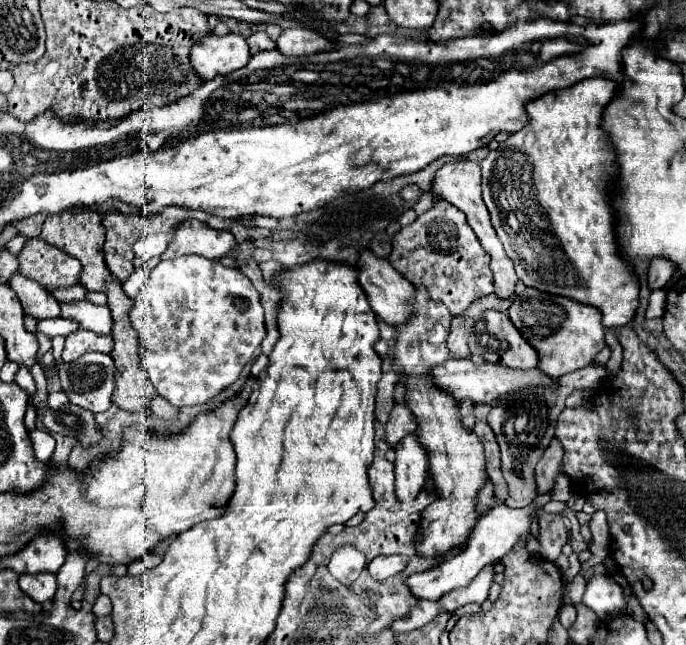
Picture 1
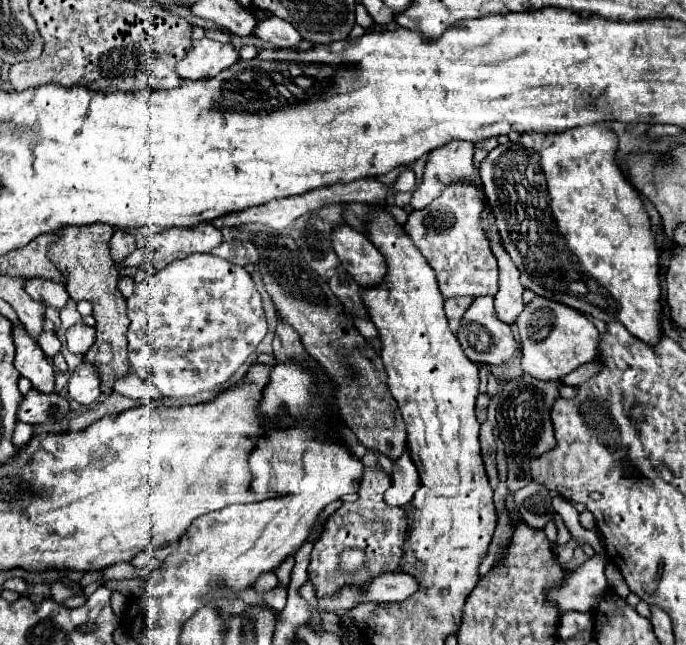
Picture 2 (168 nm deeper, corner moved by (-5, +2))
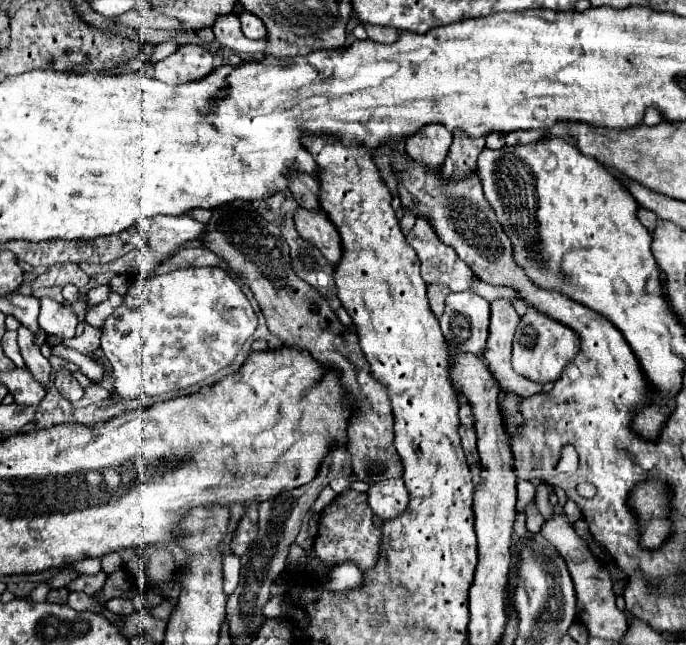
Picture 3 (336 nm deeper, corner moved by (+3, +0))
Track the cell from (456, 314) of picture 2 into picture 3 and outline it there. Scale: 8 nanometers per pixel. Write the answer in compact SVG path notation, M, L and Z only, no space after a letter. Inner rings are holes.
M434 283L434 285L428 285L428 299L430 299L430 307L432 307L432 313L440 319L442 315L442 309L444 309L444 303L446 303L446 295L450 295L448 287L444 287L442 283Z

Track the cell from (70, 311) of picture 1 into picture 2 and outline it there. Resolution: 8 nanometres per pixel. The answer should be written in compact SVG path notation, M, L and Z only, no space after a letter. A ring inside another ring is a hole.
M30 277L30 279L24 281L24 285L26 285L24 287L26 293L32 299L46 301L46 305L52 305L52 307L58 307L58 309L62 309L66 305L66 301L70 299L64 285L48 281L48 279L42 279L42 277Z

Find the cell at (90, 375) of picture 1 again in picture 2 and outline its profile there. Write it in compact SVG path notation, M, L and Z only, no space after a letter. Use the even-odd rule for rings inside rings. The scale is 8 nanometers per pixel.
M80 363L74 373L68 379L68 393L74 401L82 405L92 405L96 403L100 395L100 379L98 373L94 373L94 367L90 363Z

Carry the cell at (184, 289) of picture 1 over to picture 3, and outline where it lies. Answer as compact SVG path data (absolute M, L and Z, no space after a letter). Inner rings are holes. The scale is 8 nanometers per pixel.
M184 267L178 271L164 273L164 275L154 275L154 277L146 279L144 283L142 283L142 279L134 281L130 285L128 293L122 297L122 305L106 319L104 329L102 329L100 347L102 347L102 353L106 355L106 359L110 361L110 377L114 379L114 393L120 399L136 399L140 395L160 395L160 393L170 393L170 391L182 391L182 389L202 383L210 375L216 375L218 371L226 369L234 361L234 357L238 355L242 345L248 341L248 337L252 337L256 327L258 327L258 317L256 317L248 297L242 293L238 283L228 275L228 271L224 271L222 267Z

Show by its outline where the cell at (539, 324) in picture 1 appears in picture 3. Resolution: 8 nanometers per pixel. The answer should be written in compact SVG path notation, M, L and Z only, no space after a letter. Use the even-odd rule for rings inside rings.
M528 307L526 315L522 317L516 335L514 335L514 351L512 351L512 367L516 373L538 381L548 383L560 379L564 367L574 359L574 355L580 351L580 339L578 333L566 327L564 323L536 311L534 307Z

